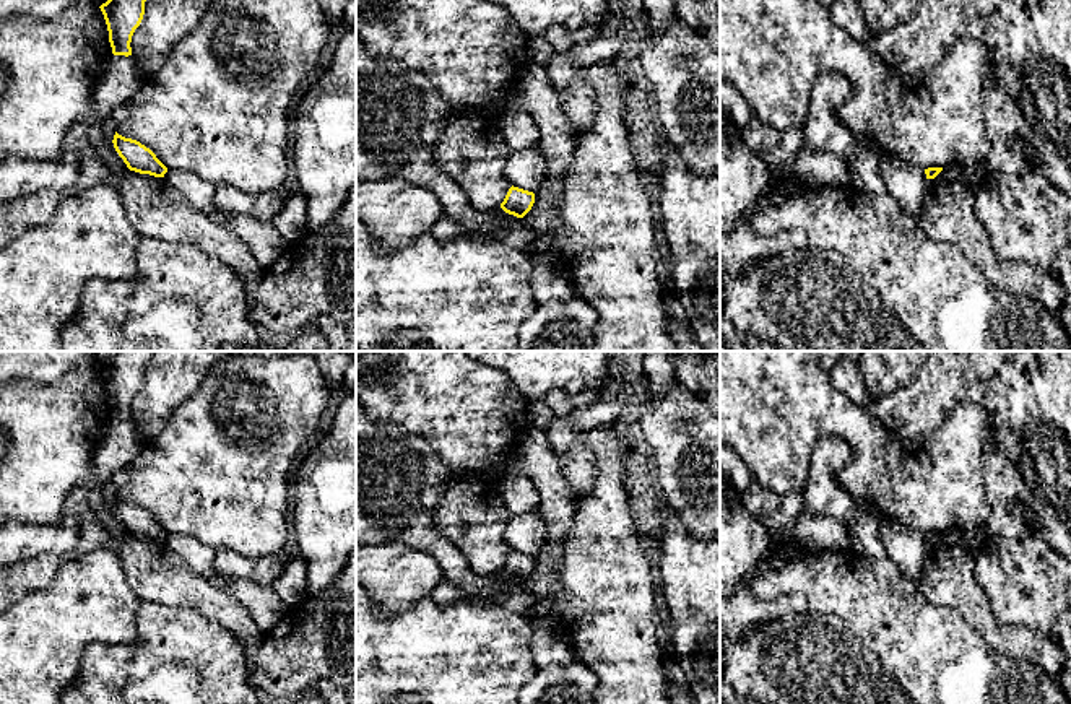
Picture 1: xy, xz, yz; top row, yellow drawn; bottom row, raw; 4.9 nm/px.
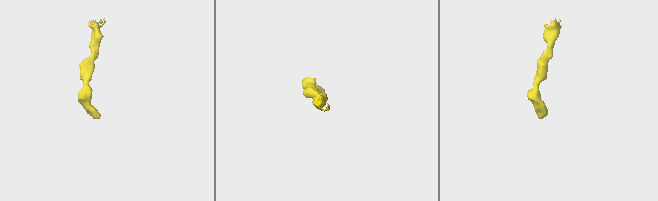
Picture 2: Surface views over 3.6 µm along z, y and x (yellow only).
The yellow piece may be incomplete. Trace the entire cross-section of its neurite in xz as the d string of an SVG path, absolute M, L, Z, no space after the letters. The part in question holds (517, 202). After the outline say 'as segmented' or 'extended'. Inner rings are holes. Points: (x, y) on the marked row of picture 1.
M510 187L504 202L501 203L501 208L514 215L517 218L523 218L533 206L535 203L535 193L518 189L518 187Z; as segmented

